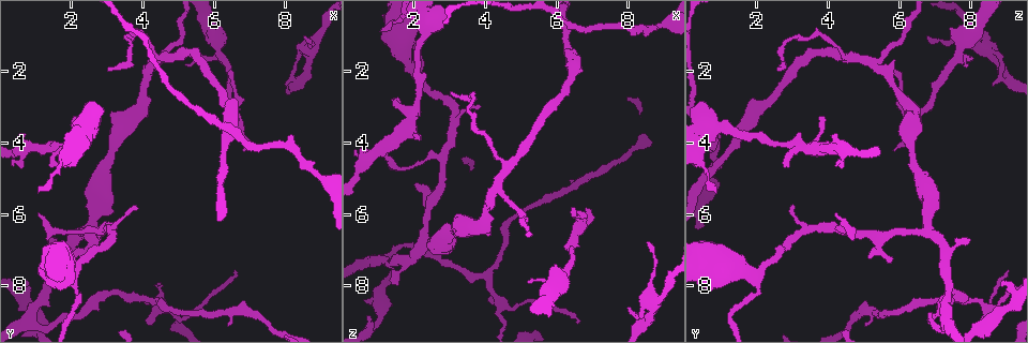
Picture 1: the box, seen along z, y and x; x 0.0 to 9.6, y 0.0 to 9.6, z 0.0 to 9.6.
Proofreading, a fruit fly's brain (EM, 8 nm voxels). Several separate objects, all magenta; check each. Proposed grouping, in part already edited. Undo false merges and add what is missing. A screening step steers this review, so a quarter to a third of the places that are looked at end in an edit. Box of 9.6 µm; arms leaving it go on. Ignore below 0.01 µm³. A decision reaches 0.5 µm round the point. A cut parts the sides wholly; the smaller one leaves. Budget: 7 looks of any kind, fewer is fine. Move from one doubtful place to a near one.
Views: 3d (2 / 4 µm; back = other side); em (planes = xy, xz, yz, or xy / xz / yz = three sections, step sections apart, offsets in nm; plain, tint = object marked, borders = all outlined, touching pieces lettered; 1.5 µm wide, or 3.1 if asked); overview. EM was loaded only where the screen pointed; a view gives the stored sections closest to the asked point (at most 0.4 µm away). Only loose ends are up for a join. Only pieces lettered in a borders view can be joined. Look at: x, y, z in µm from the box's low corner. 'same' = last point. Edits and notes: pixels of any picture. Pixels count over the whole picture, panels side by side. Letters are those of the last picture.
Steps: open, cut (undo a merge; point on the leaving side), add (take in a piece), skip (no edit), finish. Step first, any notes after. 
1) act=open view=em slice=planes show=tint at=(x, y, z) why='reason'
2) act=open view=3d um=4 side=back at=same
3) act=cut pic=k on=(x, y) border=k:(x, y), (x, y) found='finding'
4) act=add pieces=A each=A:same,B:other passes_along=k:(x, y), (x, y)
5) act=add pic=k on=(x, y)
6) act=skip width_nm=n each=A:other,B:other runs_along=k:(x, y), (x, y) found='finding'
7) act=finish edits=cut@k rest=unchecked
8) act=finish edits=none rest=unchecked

act=open view=3d um=4 side=back at=(8.50, 1.00, 6.75) why='thin end'

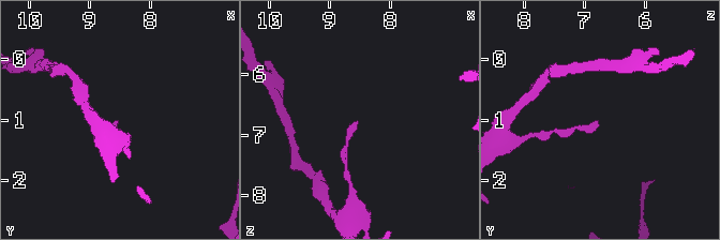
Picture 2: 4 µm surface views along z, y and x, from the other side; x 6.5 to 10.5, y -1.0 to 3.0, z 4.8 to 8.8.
act=open view=em slice=planes show=borders at=(8.55, 1.00, 6.75) why='need the tissue'

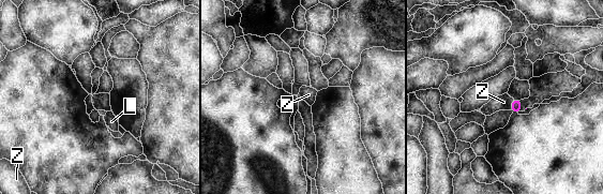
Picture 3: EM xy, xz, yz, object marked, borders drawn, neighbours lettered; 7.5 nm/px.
act=skip each=L:other,Z:other found='no lettered piece goes on from it'

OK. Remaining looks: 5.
act=open view=em slice=xy step=4 show=tint at=(3.85, 5.85, 2.90) why='thin end'

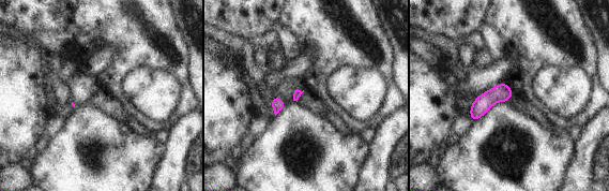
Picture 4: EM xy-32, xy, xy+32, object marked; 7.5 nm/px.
act=open view=em slice=xz step=8 show=borders at=same

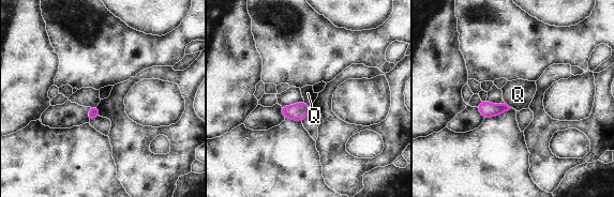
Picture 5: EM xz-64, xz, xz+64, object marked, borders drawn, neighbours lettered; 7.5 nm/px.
act=skip width_nm=80 each=Q:other border=5:(303, 102), (310, 106) found='none of them fits'

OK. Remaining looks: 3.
act=open view=em slice=xy step=8 show=tint at=(4.05, 8.30, 7.70) why='a fork'

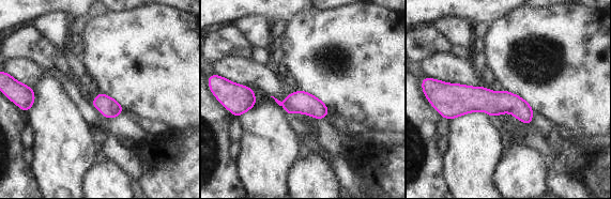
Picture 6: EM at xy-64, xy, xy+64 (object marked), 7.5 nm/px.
act=open view=em slice=planes show=borders at=same why='cut it another way'

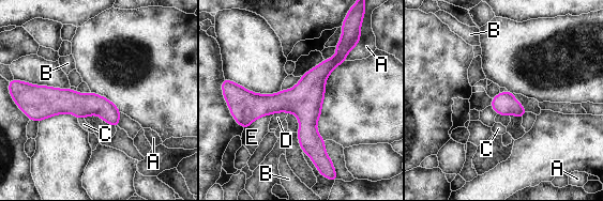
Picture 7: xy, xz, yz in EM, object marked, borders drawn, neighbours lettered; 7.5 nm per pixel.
act=skip each=A:other,B:other,C:other,D:other,E:other found='continuous, no second neuron'

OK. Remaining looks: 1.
act=finish edits=none rest=unchecked

